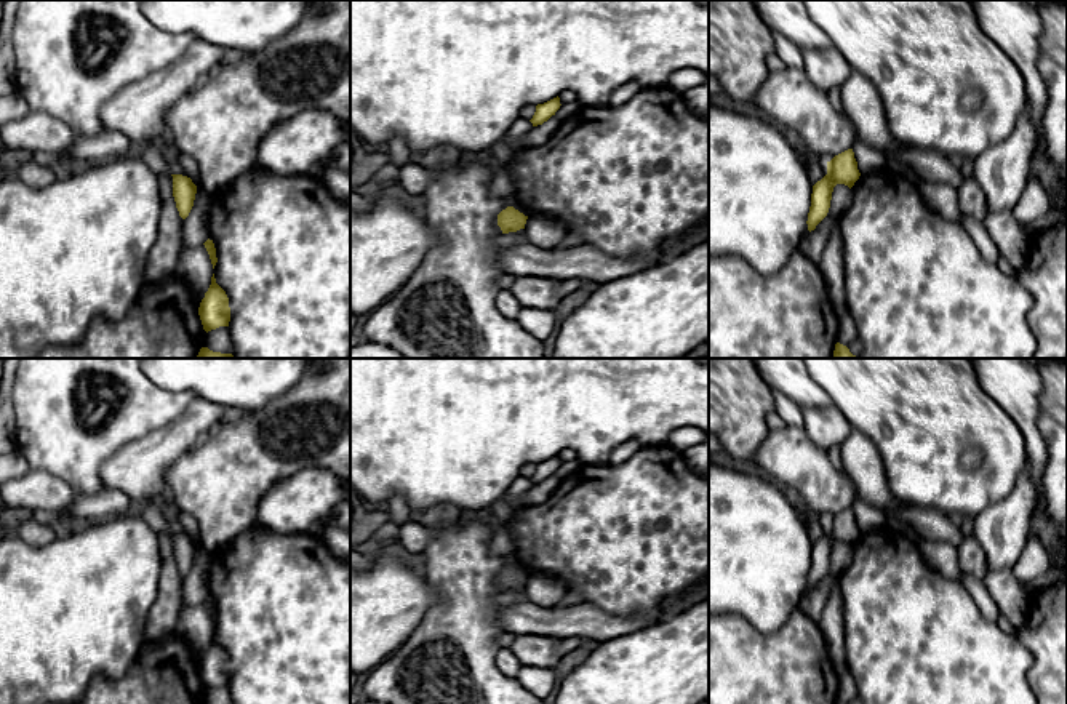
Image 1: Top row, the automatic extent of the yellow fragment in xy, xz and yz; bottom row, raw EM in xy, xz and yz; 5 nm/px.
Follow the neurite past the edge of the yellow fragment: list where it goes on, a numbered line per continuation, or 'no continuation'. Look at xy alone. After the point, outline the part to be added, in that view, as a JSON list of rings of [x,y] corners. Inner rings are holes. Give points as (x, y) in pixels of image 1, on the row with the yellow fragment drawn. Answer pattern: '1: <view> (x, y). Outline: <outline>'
no continuation

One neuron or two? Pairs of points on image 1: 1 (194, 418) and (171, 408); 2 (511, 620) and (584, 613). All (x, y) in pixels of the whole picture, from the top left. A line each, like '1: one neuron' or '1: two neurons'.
1: two neurons
2: one neuron

